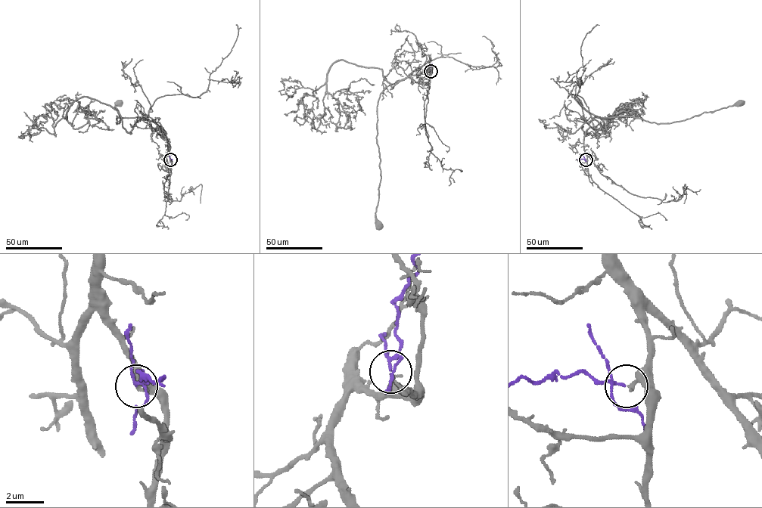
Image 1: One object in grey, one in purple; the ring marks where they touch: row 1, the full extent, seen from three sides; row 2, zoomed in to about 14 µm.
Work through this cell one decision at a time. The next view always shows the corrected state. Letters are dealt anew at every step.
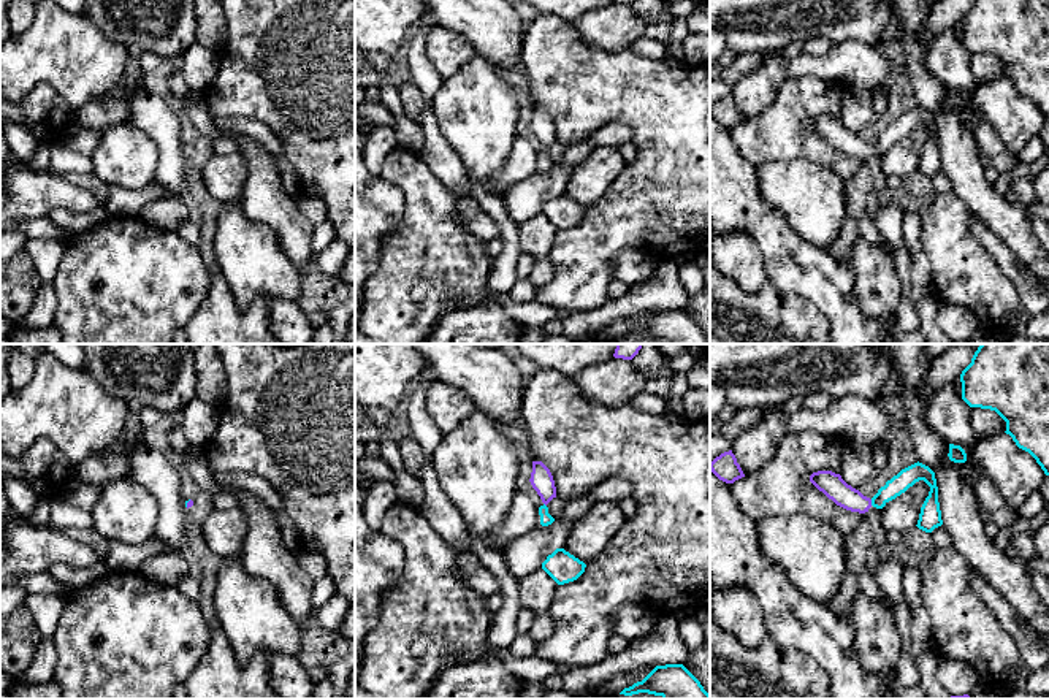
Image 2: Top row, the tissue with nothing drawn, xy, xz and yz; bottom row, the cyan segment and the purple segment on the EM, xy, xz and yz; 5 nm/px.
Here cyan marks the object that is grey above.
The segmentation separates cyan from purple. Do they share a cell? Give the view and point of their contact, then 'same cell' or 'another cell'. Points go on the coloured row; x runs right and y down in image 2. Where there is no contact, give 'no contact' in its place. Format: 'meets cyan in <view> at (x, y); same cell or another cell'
meets cyan in yz at (872, 503); same cell

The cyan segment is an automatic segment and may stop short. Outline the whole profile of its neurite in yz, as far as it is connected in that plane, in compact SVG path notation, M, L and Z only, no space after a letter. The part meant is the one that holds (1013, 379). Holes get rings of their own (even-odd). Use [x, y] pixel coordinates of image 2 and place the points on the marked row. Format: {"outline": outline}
{"outline": "M981 344L960 374L962 399L970 407L995 411L1006 422L1006 434L1028 452L1049 476L1049 344Z"}

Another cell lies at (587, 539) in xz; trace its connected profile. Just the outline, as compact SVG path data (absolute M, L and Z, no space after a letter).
M597 501L570 528L564 550L588 564L604 552L626 520L616 502Z

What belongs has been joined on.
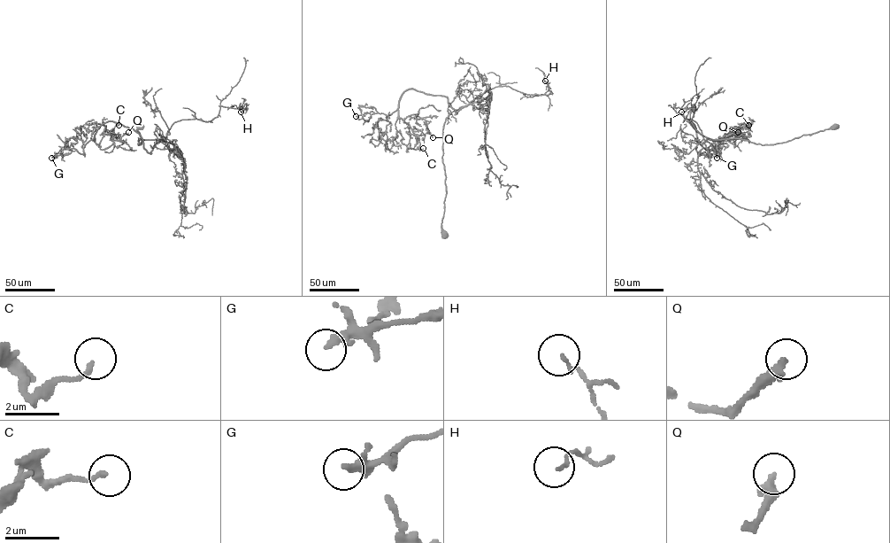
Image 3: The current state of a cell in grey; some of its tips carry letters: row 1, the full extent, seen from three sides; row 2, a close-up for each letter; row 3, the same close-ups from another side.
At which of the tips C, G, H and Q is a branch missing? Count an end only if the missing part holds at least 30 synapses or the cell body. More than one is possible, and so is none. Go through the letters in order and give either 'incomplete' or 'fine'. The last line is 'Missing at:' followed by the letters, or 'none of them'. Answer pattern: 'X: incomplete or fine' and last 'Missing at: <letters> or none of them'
C: fine
G: fine
H: fine
Q: fine
Missing at: none of them

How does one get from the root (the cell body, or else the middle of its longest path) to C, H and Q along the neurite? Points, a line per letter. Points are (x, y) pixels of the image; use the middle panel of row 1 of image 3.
C: (445, 234), (443, 125), (468, 104), (455, 114), (446, 96), (406, 90), (398, 115), (423, 148)
H: (445, 234), (441, 224), (446, 193), (442, 162), (445, 120), (495, 87), (548, 95), (545, 81)
Q: (445, 234), (443, 125), (468, 104), (455, 114), (446, 96), (408, 89), (399, 117), (418, 114), (433, 137)

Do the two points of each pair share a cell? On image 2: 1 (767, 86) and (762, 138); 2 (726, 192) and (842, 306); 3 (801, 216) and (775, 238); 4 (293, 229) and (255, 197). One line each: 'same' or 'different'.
1: different
2: same
3: different
4: same

